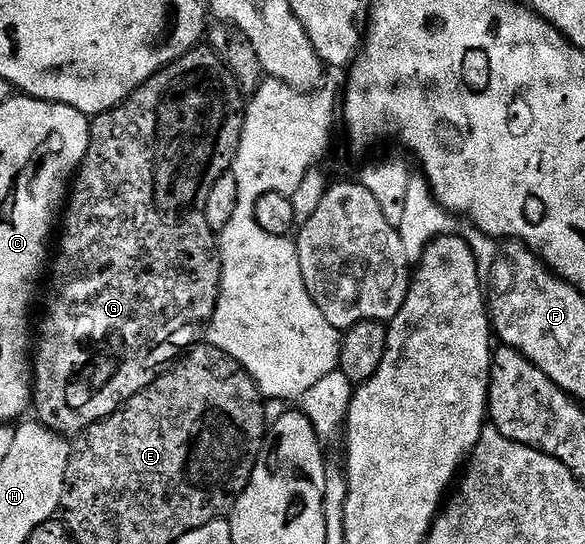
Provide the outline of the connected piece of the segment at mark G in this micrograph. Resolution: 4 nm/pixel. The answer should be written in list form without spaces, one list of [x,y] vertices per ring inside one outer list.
[[[201,50],[188,51],[182,59],[151,76],[120,107],[105,111],[90,122],[89,148],[72,184],[71,194],[63,211],[63,222],[59,227],[59,238],[55,243],[55,258],[51,263],[53,296],[49,299],[49,312],[41,323],[41,336],[38,339],[36,336],[35,339],[35,358],[31,363],[32,402],[35,404],[35,411],[37,407],[36,418],[55,432],[80,433],[86,427],[115,413],[131,397],[138,395],[145,387],[150,387],[155,378],[154,373],[168,368],[178,356],[188,352],[200,340],[197,338],[206,334],[213,321],[221,292],[221,253],[218,236],[207,225],[207,196],[219,177],[230,174],[245,128],[245,111],[237,78],[225,68],[216,50]]]

